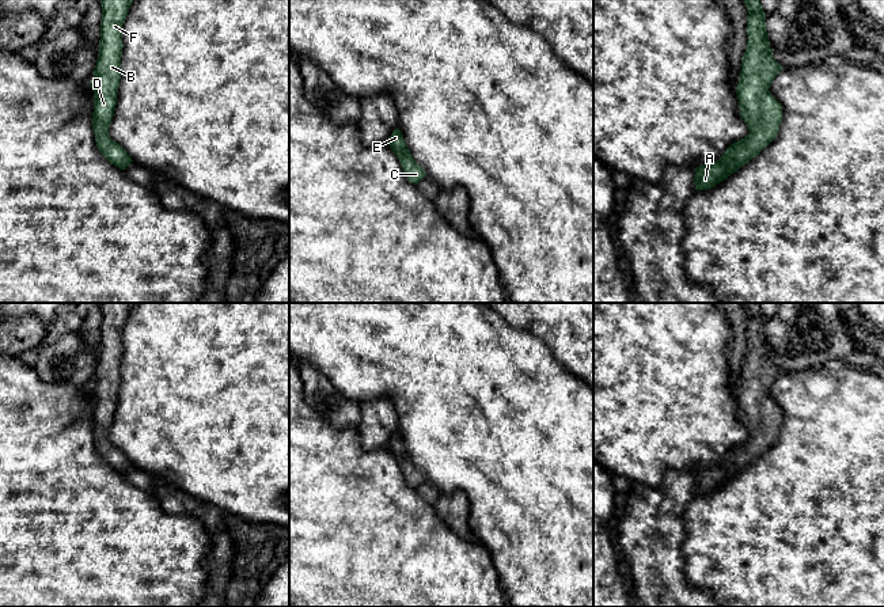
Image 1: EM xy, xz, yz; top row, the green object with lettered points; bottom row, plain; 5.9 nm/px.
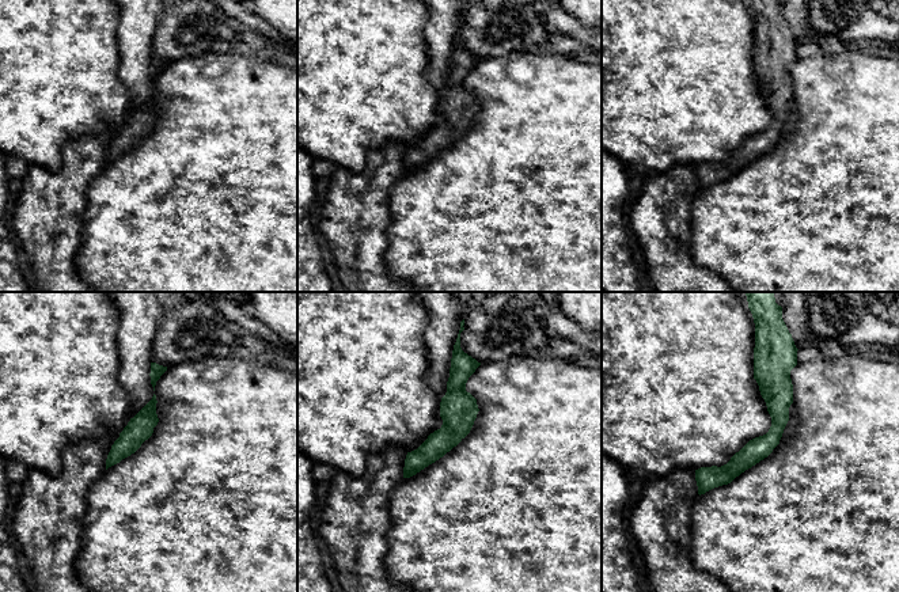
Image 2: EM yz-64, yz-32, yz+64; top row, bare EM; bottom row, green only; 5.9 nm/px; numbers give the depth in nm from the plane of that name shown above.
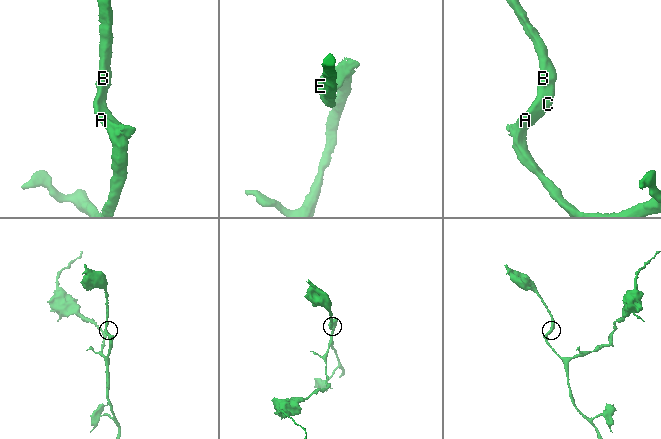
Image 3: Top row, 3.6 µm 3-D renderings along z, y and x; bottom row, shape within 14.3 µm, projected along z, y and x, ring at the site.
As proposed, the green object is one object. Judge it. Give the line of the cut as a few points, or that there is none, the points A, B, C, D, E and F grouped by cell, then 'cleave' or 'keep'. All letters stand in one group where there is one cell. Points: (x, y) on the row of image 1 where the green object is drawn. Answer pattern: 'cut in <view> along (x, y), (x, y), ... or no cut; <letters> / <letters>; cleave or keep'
no cut; A B C D E F; keep

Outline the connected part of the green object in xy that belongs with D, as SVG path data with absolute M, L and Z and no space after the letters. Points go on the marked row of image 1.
M100 0L102 22L98 61L90 83L94 91L92 129L100 153L119 170L133 160L126 151L109 136L109 128L117 105L121 79L122 26L133 0Z

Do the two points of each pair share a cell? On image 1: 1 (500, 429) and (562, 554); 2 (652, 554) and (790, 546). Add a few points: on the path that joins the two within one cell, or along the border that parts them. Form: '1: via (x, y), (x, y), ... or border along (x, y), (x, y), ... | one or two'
1: via (531, 461), (562, 492), (562, 523) | one
2: border along (683, 522), (683, 576), (690, 584) | two

